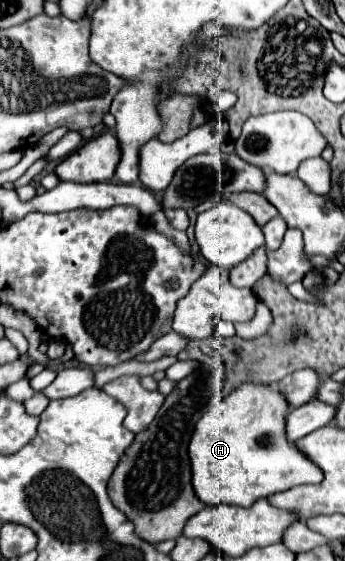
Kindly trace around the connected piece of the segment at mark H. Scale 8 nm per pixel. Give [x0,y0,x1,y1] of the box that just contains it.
[189,383,323,507]

